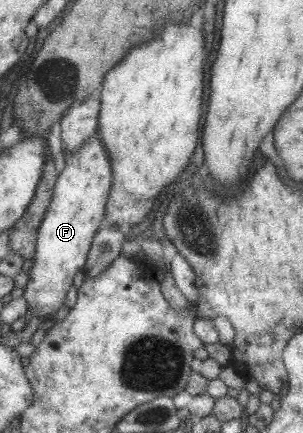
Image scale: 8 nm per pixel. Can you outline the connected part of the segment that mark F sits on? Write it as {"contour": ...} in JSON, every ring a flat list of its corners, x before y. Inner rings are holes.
{"contour":[[97,132,78,150,65,158,64,168,58,173,53,202,43,220,37,240,37,256,29,282,24,287,25,299,34,308,33,316,54,316,62,306,74,274,84,266,94,232,100,228,104,204,108,202,108,190,112,186,112,165,108,152]]}

